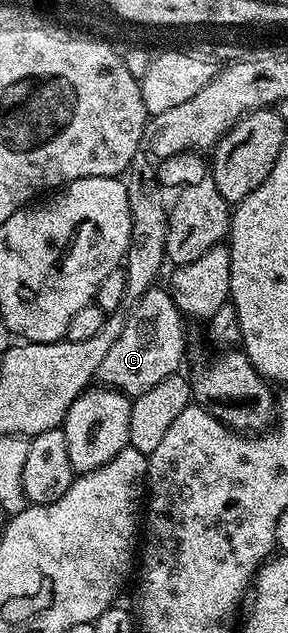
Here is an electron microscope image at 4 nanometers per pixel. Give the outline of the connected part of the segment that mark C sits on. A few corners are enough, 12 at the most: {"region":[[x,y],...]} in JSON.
{"region":[[164,286],[127,309],[98,380],[129,398],[181,371],[185,317]]}

